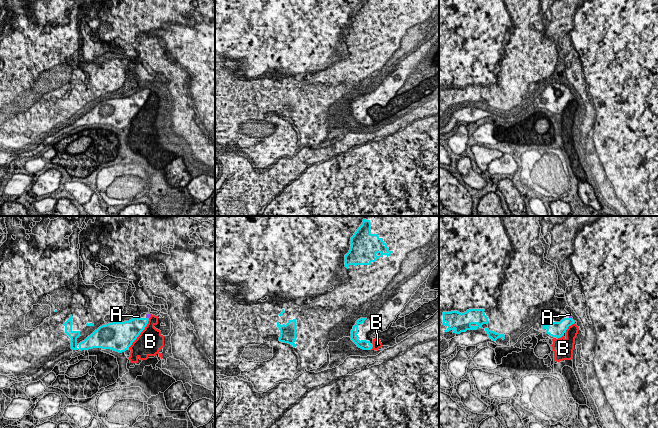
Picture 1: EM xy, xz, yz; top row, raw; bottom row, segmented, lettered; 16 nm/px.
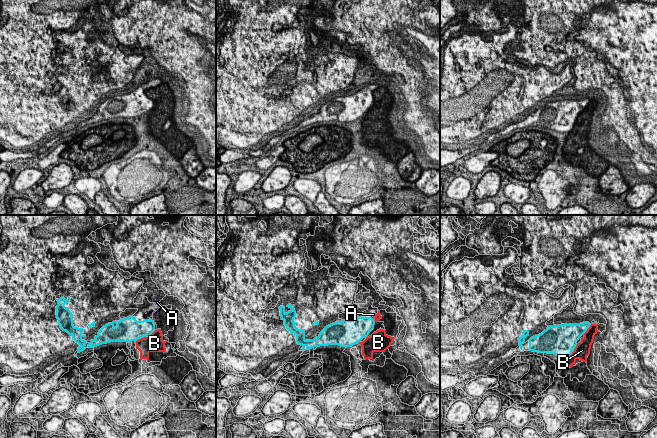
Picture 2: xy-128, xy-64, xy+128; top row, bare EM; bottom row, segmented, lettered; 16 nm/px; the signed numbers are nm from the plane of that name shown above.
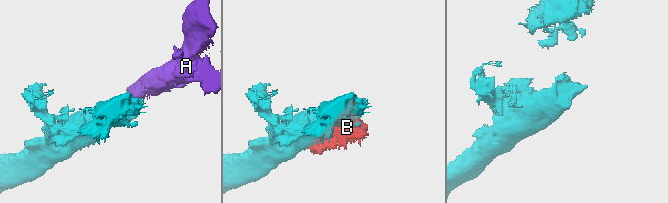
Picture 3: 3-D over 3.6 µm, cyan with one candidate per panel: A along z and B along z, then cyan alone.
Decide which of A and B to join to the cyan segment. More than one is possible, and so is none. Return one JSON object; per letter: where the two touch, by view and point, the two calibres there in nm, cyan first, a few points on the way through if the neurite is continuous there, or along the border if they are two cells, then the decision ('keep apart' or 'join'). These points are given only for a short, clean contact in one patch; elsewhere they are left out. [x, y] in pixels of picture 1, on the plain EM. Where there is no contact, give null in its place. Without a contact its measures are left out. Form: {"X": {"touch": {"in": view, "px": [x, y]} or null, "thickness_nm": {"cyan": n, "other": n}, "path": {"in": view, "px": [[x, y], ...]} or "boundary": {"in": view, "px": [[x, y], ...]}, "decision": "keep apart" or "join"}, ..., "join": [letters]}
{"A": {"touch": {"in": "xy", "px": [138, 94]}, "thickness_nm": {"cyan": 320, "other": 30}, "path": {"in": "xy", "px": [[129, 106], [138, 94], [138, 92]]}, "decision": "join"}, "B": {"touch": {"in": "xy", "px": [140, 108]}, "thickness_nm": {"cyan": 380, "other": 420}, "decision": "keep apart"}, "join": ["A"]}

